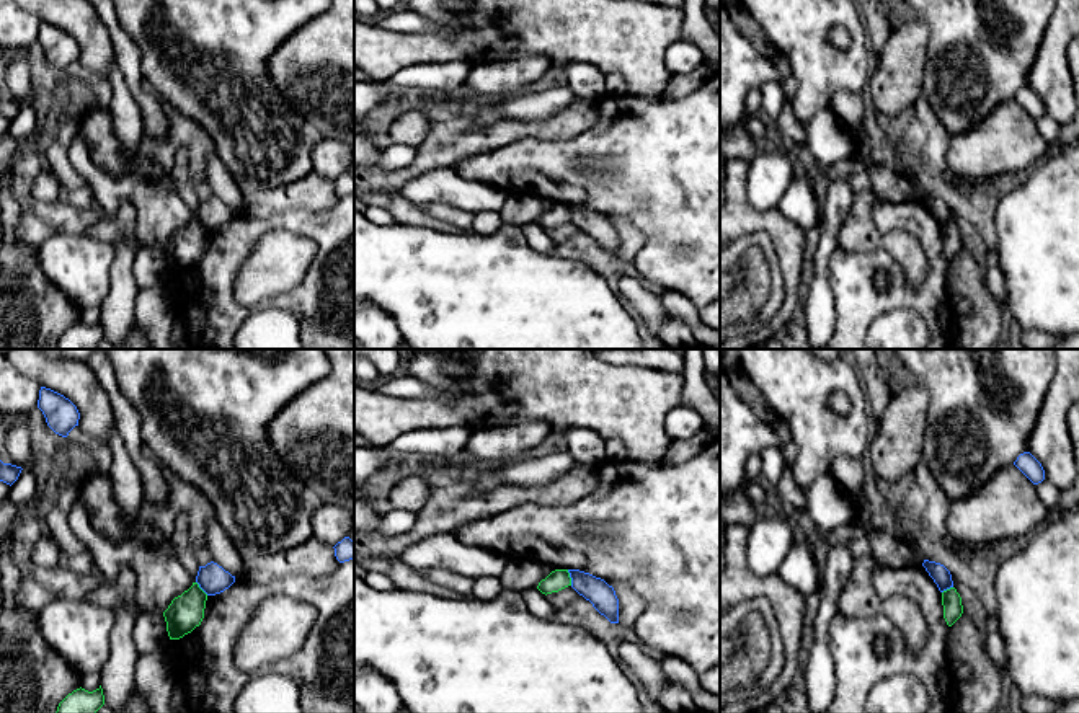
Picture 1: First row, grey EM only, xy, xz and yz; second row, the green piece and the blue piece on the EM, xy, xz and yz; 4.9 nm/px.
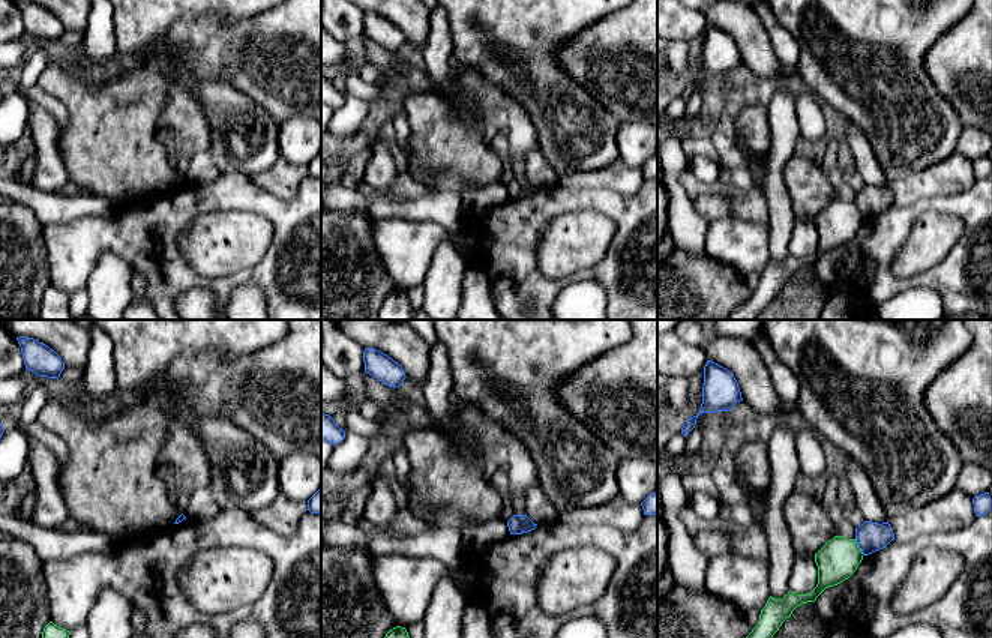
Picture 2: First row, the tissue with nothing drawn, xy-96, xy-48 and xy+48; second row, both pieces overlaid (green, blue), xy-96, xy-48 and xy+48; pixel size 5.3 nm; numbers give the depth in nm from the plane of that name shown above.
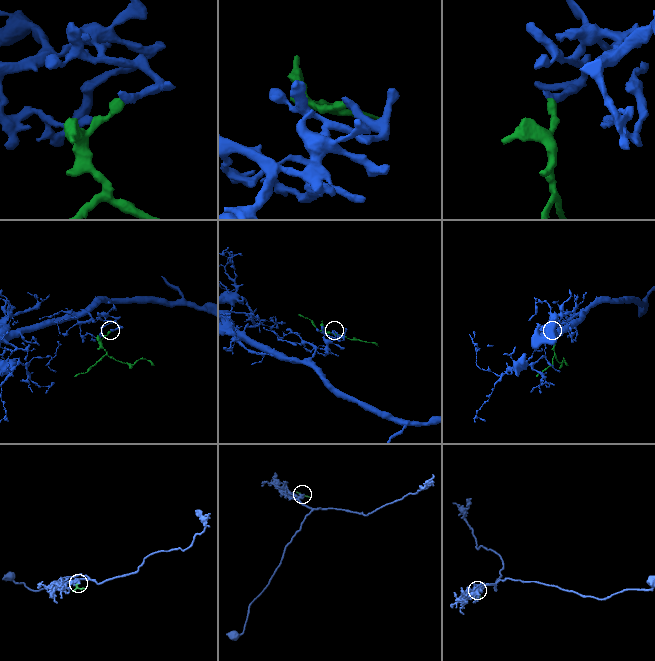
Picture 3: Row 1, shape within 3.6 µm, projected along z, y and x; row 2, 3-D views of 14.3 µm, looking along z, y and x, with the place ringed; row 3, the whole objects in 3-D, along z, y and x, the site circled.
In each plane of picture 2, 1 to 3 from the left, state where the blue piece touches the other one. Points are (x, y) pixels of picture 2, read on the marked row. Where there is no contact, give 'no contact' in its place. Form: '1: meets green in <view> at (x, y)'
1: no contact
2: no contact
3: meets green in xy+48 at (857, 547)

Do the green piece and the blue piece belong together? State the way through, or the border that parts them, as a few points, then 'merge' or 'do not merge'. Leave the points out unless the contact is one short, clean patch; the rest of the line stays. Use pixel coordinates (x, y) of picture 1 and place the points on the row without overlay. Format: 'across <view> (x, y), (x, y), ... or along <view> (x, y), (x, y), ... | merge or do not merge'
along xz (567, 204), (572, 219) | do not merge

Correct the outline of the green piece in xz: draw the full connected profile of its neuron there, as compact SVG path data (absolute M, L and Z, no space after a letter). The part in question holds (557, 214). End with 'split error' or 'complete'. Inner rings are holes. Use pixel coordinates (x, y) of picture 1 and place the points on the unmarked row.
M555 204L539 217L537 224L547 230L552 227L558 227L568 220L571 220L571 212L568 204Z; complete

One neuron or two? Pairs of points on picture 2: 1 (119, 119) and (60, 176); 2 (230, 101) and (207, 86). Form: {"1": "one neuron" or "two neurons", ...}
{"1": "two neurons", "2": "one neuron"}

